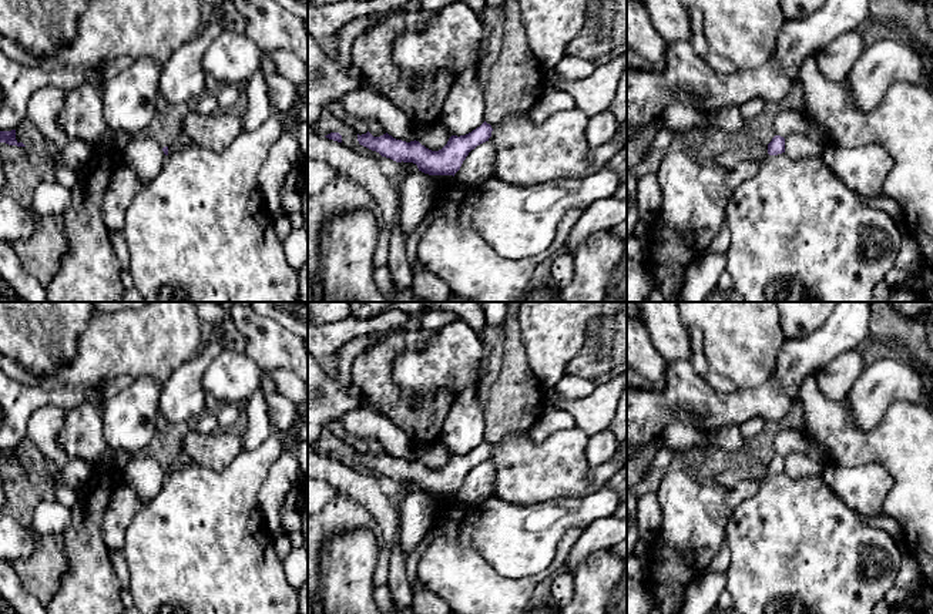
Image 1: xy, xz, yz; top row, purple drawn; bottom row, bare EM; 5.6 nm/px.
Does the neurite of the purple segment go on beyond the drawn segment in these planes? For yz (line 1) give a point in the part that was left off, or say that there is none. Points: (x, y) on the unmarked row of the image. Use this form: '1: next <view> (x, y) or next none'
1: next none

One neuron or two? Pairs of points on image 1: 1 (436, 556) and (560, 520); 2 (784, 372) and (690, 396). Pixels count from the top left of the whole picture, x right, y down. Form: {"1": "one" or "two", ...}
{"1": "two", "2": "two"}

